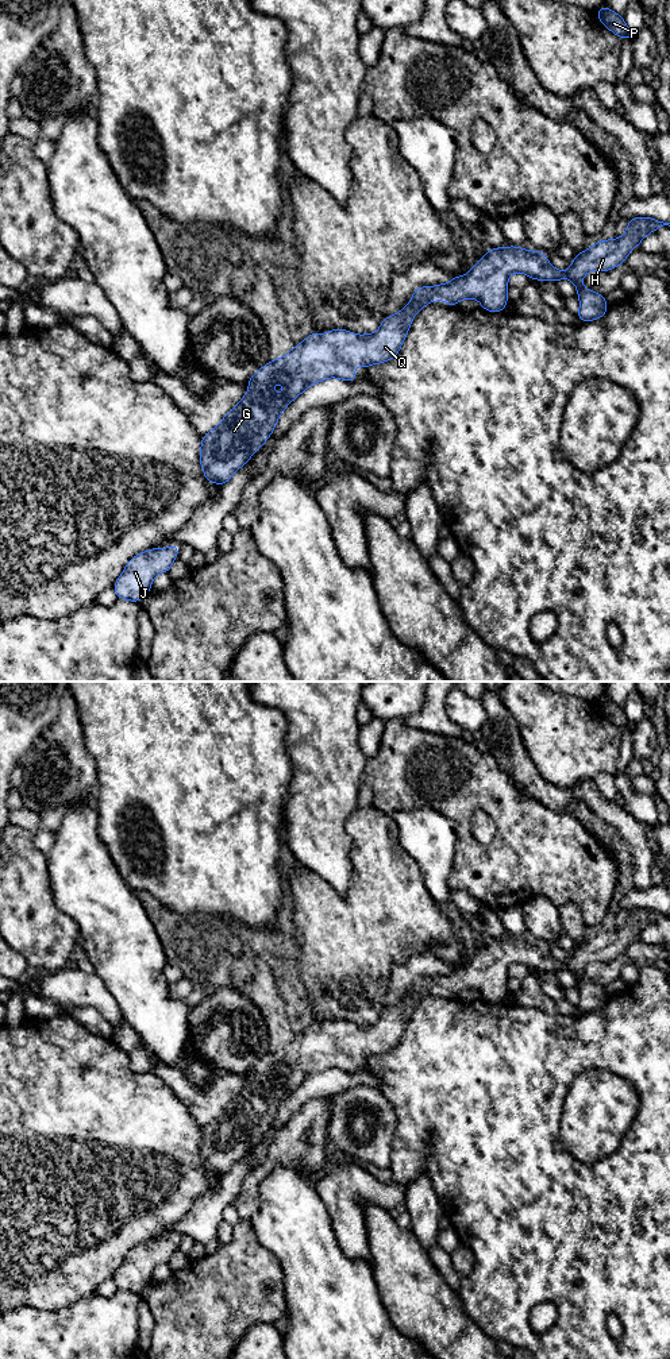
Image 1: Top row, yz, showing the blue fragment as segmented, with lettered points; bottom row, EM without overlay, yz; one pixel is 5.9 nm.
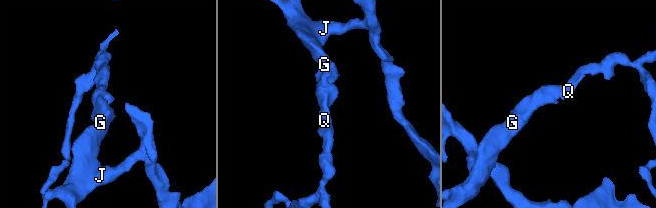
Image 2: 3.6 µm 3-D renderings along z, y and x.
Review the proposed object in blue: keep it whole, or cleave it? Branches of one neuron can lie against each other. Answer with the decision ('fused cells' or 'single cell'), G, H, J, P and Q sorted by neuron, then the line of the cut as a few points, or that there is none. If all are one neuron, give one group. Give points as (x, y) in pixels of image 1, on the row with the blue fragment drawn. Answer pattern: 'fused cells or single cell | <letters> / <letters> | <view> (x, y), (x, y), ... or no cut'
single cell | G H J P Q | no cut

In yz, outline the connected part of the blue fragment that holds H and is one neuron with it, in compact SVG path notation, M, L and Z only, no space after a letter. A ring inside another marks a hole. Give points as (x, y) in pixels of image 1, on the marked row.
M651 217L629 219L628 227L621 238L613 240L600 239L593 247L577 254L571 266L566 271L559 271L552 267L546 255L538 250L525 251L523 247L513 246L488 250L465 277L458 277L455 274L450 283L416 289L409 304L396 314L385 317L381 327L374 333L355 335L344 329L332 329L324 335L312 332L303 343L296 344L289 354L272 360L259 368L249 379L249 390L243 399L224 416L216 428L203 436L200 464L205 479L219 486L228 482L234 472L243 467L250 460L251 455L269 439L285 408L311 385L319 383L327 378L355 382L357 377L353 371L354 367L358 368L359 366L363 366L366 368L371 364L385 363L386 360L393 359L400 352L416 313L432 301L443 300L448 306L454 306L465 298L475 298L485 310L501 312L508 302L508 278L513 273L523 273L538 281L558 282L562 278L569 278L575 285L579 297L579 310L577 314L579 321L593 321L602 317L608 310L605 296L585 287L581 283L582 278L588 271L609 271L616 266L623 265L627 255L640 244L650 232L654 232L663 225L670 227L670 223L663 223ZM276 382L284 385L282 395L274 393L273 385Z

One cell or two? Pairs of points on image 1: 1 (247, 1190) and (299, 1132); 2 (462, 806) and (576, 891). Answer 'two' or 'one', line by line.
1: one
2: one

